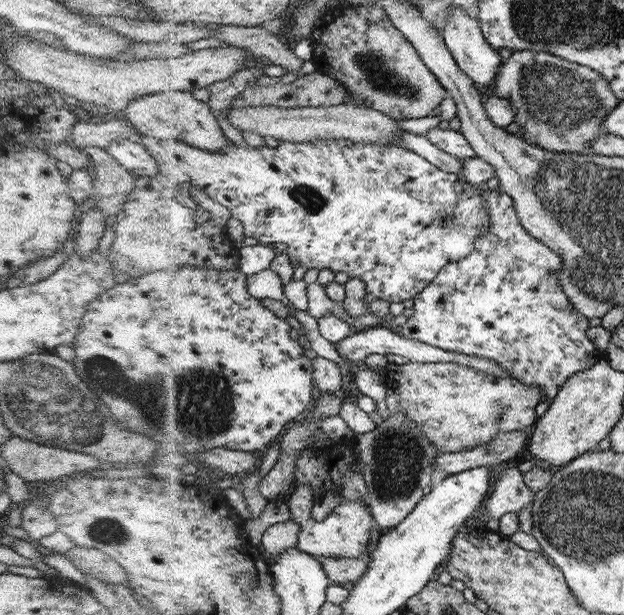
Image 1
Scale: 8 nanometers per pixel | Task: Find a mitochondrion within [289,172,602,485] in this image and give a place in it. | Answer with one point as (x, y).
(449, 218)

